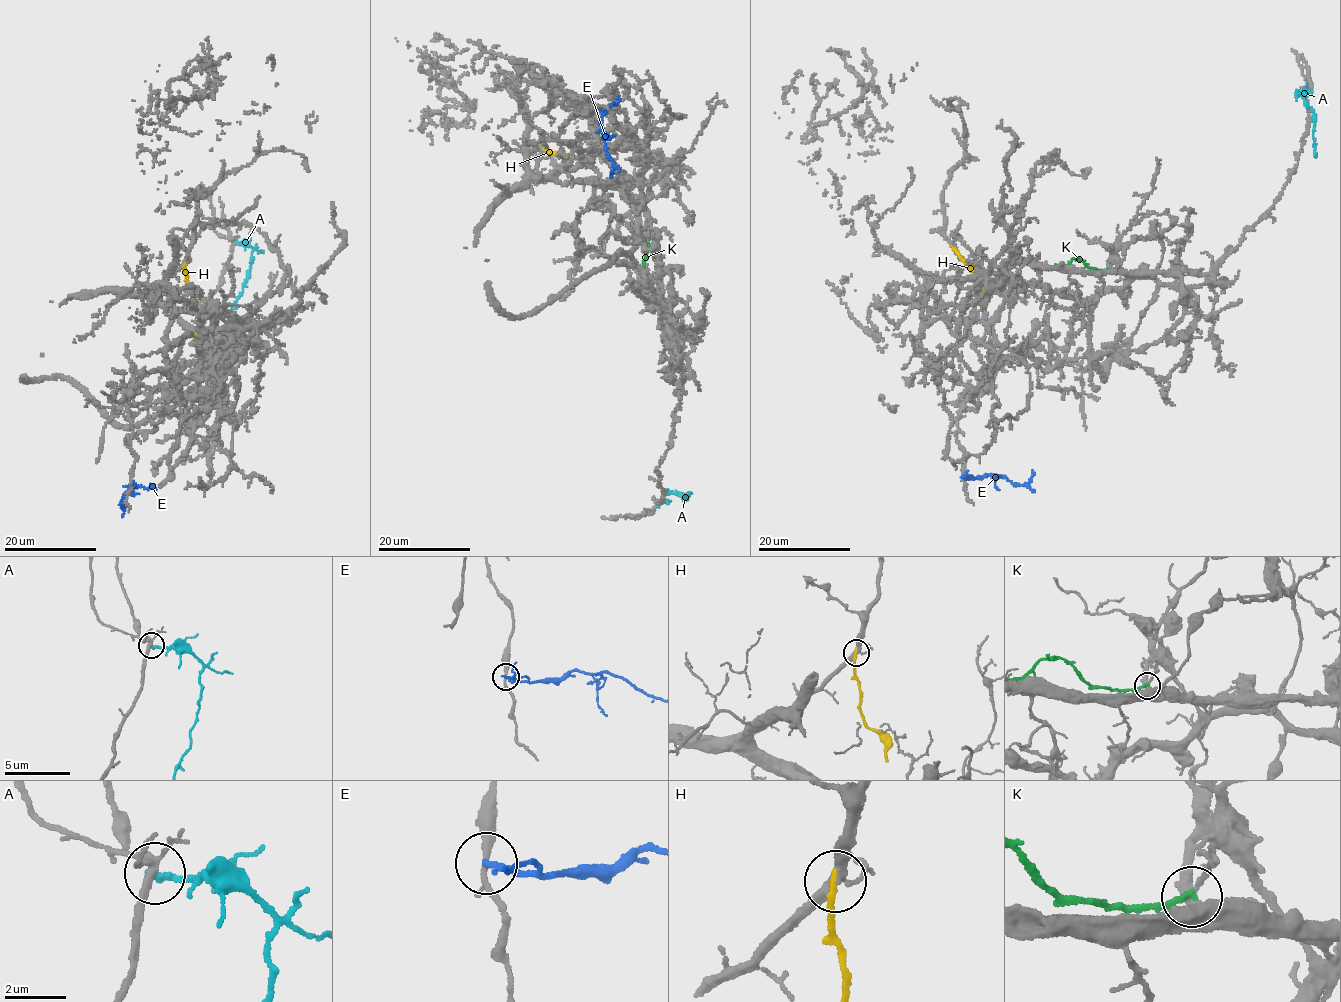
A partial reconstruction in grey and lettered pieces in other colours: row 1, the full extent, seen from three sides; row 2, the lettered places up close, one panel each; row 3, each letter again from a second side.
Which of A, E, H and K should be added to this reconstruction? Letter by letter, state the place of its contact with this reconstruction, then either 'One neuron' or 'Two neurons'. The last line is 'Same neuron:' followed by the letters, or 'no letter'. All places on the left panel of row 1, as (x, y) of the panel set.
A: Touches grey at (234, 242). Two neurons
E: Touches grey at (132, 481). Two neurons
H: Touches grey at (185, 263). Two neurons
K: Touches grey at (219, 349). Two neurons
Same neuron: no letter

